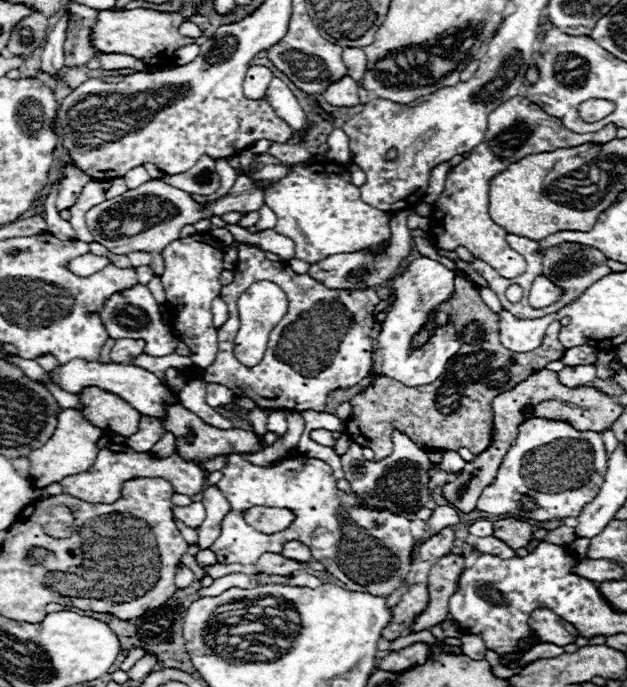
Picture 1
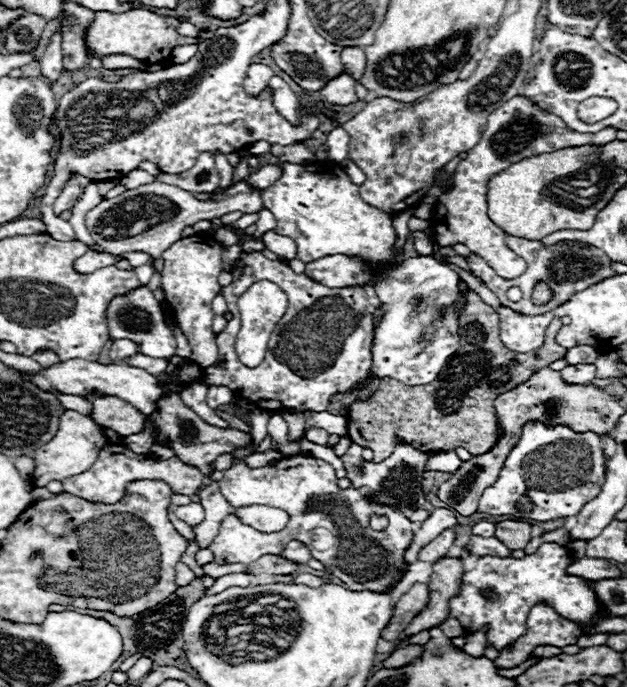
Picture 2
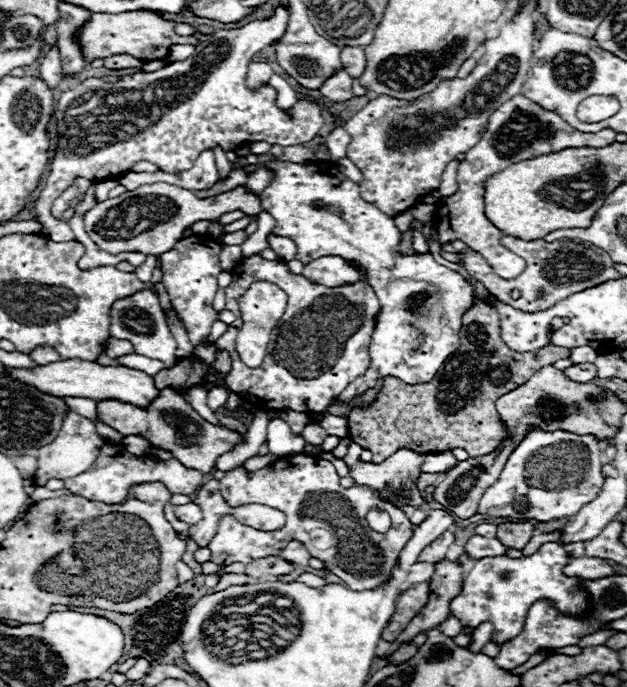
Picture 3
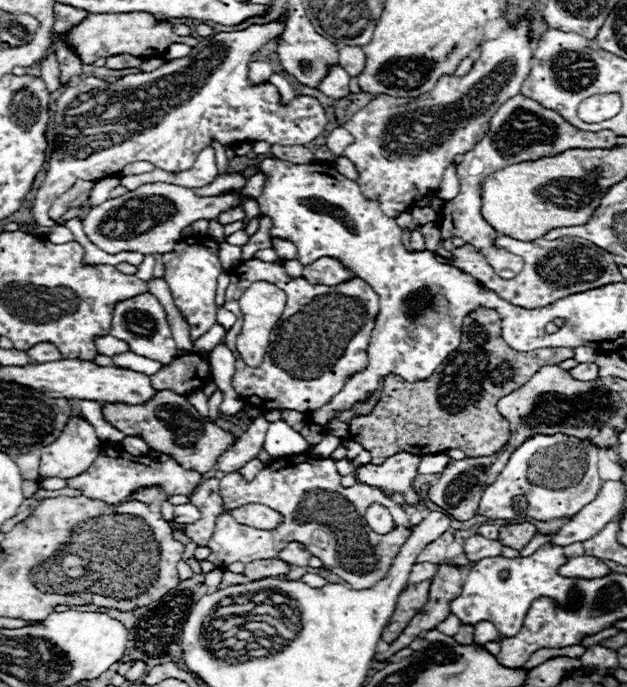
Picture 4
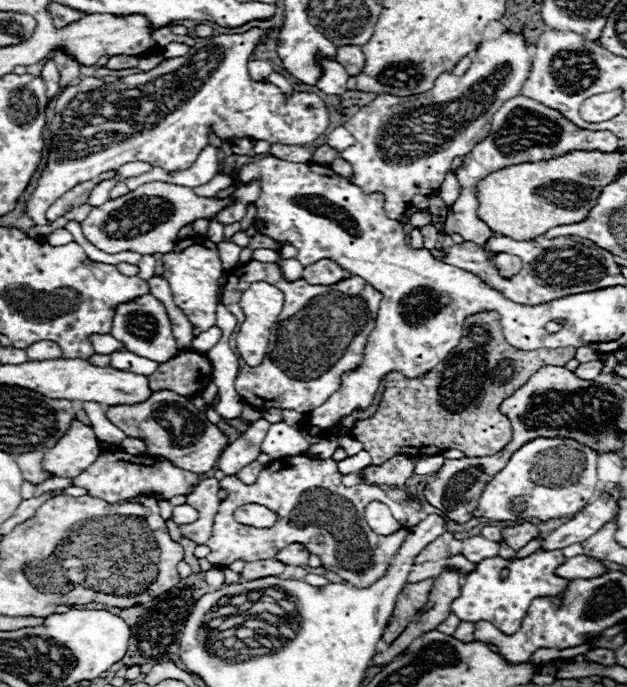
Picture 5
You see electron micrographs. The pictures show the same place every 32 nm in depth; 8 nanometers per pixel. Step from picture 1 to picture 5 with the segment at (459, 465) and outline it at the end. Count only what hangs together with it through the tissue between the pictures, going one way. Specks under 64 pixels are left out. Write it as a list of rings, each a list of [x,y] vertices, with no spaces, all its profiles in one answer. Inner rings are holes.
[[[436,454],[436,456],[424,456],[424,458],[420,458],[420,462],[416,462],[414,472],[420,474],[420,476],[434,474],[442,466],[442,462],[444,462],[444,458],[440,454]]]

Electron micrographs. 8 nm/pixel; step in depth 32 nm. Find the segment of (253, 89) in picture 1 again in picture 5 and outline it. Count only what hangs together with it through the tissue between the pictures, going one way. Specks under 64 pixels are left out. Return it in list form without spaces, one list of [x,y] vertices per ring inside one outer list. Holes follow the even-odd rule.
[[[250,62],[248,72],[252,80],[266,80],[266,76],[272,72],[272,66],[268,62]]]

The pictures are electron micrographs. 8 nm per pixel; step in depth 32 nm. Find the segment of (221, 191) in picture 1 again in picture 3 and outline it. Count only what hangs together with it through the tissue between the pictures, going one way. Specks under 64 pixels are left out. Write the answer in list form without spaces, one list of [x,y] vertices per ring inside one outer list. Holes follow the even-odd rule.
[[[216,146],[216,166],[218,166],[218,172],[220,172],[220,176],[224,178],[224,176],[228,176],[230,174],[230,162],[228,162],[228,158],[226,158],[226,152],[220,148],[220,146]]]

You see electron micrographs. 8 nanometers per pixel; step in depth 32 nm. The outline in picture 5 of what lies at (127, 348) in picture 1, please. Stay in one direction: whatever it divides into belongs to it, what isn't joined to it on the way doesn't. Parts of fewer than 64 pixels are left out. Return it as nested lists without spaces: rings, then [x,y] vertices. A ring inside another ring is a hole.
[[[92,334],[88,340],[98,354],[112,354],[116,350],[124,350],[124,346],[120,346],[118,340],[114,340],[110,334]]]

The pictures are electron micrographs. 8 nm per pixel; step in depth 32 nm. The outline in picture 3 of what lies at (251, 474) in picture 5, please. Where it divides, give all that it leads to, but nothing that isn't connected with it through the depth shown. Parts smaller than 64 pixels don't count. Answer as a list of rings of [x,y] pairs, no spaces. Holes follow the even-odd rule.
[[[266,454],[264,458],[254,456],[254,458],[250,458],[250,460],[246,462],[246,472],[248,472],[248,474],[254,474],[256,470],[260,470],[260,468],[268,466],[268,464],[270,464],[270,462],[274,462],[274,460],[276,460],[276,456],[272,456],[272,454]]]

